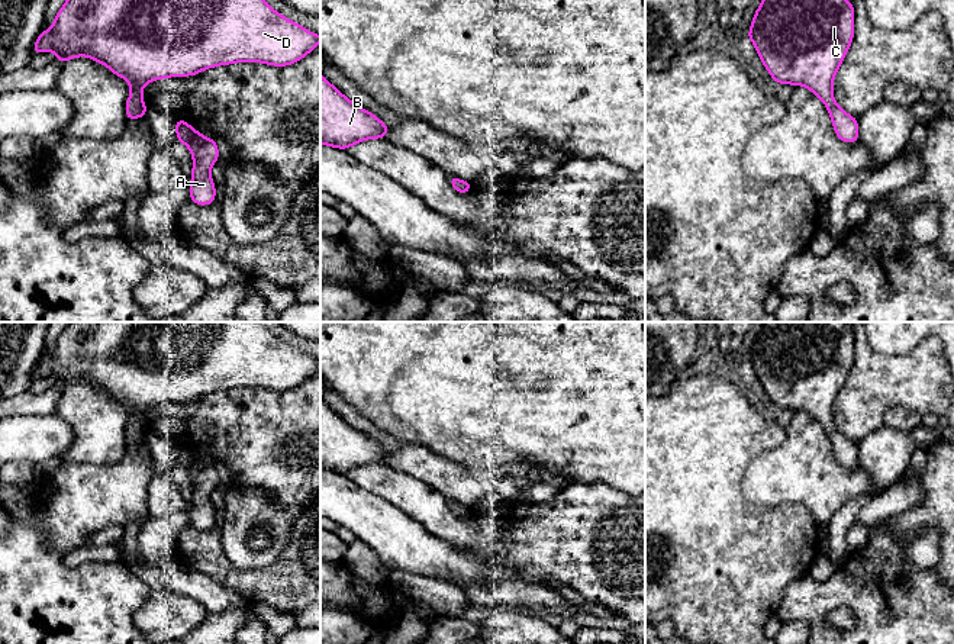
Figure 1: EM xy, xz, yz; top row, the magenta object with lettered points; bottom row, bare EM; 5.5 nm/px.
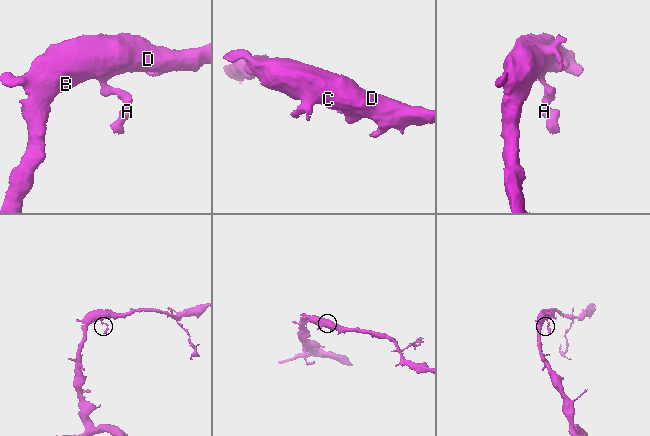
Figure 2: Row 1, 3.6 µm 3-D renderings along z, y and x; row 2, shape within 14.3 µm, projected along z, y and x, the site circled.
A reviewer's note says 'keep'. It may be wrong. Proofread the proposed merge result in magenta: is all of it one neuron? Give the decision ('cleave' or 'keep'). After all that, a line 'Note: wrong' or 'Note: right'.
keep
Note: right

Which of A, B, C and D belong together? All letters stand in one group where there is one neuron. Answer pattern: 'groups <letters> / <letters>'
groups A B C D

